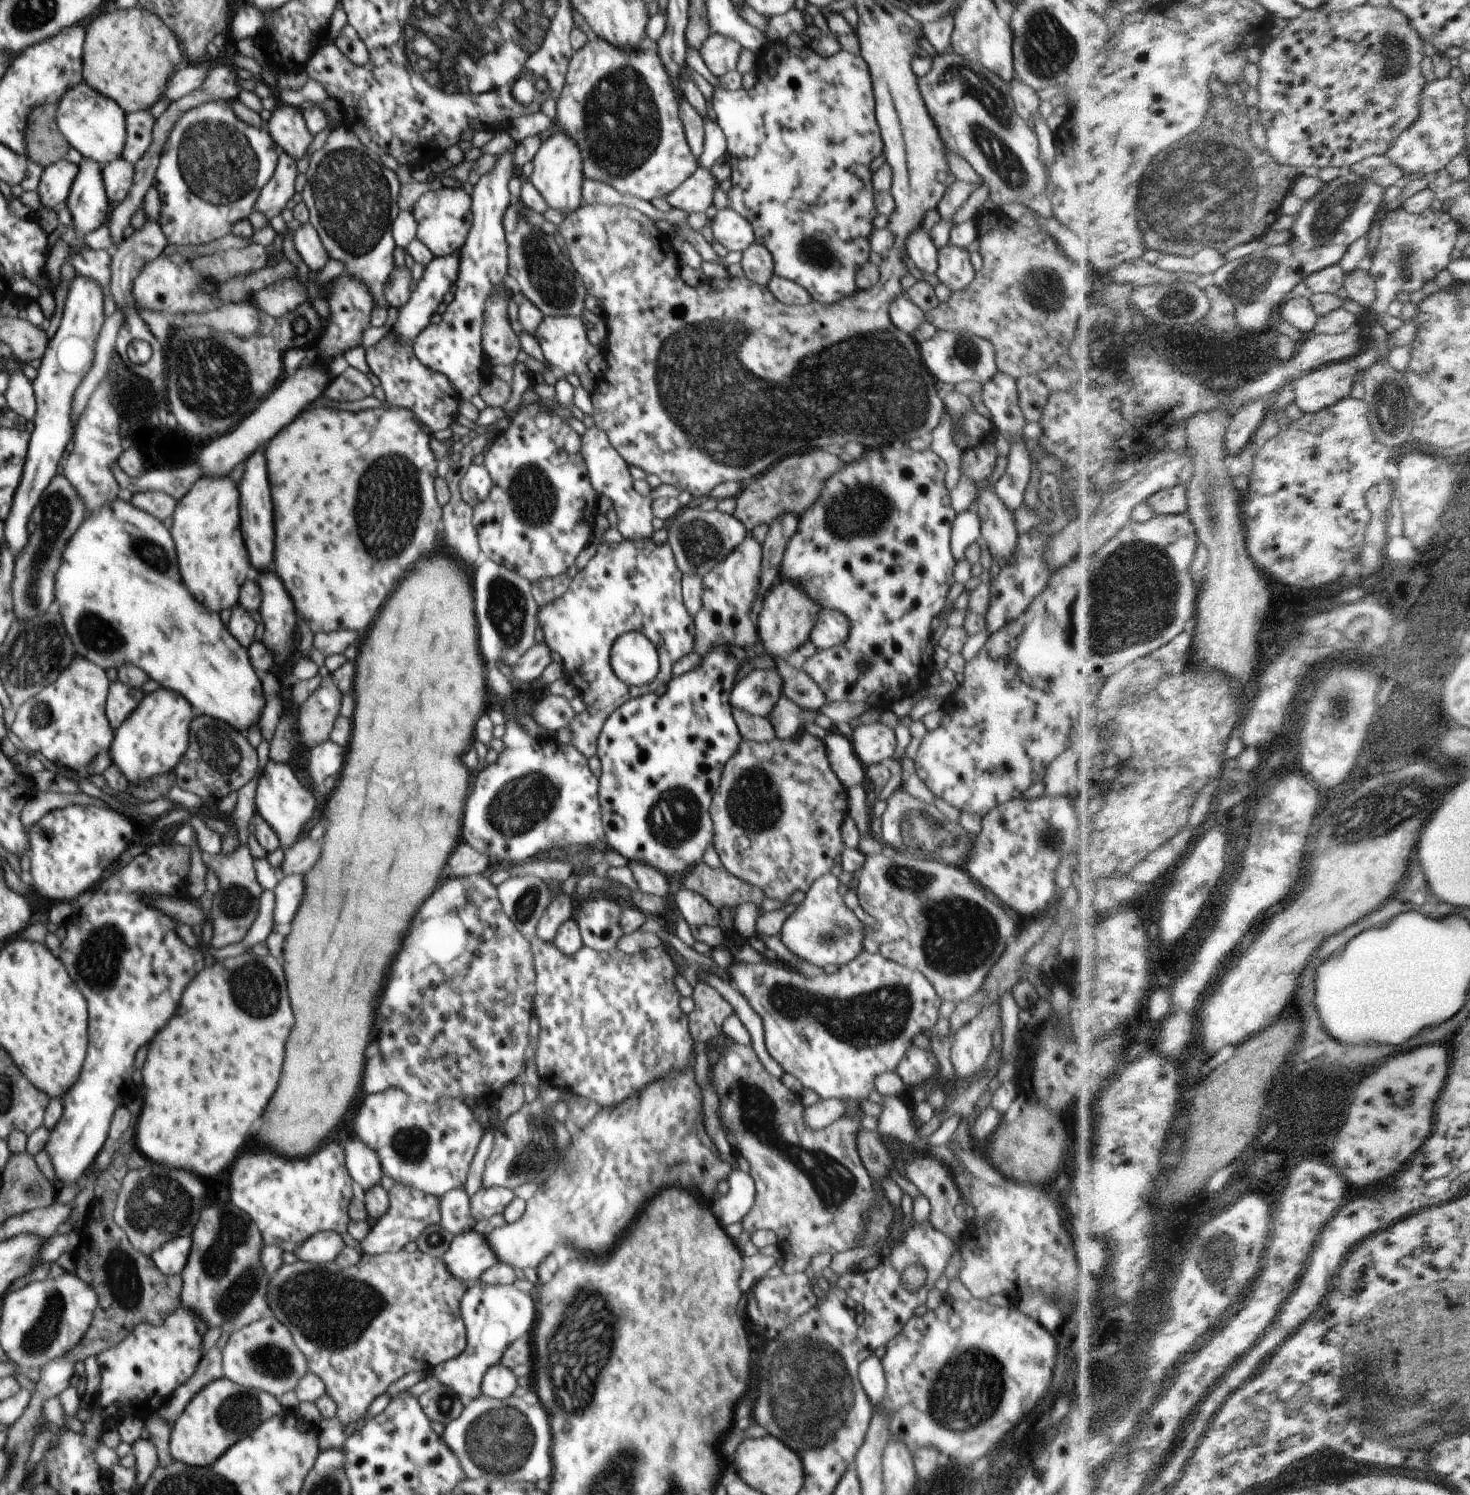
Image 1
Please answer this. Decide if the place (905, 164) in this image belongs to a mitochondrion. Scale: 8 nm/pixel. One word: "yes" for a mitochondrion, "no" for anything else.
no

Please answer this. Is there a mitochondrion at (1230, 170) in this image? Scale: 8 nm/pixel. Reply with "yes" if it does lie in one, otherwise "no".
yes

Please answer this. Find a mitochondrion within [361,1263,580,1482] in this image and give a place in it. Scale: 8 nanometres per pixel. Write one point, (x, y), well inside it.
(499, 1442)

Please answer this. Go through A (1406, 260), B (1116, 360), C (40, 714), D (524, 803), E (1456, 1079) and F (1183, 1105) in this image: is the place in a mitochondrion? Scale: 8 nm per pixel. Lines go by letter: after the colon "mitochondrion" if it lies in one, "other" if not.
A: mitochondrion
B: other
C: mitochondrion
D: mitochondrion
E: other
F: other

